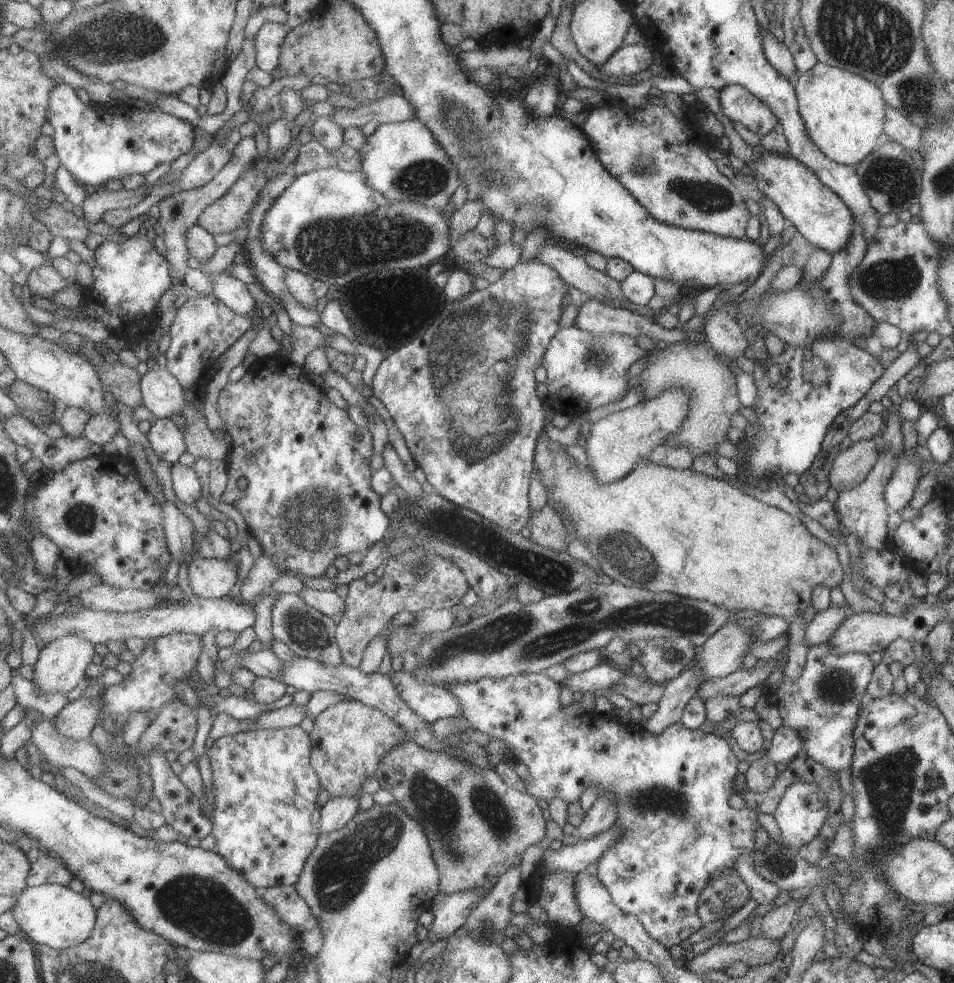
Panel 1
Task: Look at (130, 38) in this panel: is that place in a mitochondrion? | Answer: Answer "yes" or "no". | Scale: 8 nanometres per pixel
yes

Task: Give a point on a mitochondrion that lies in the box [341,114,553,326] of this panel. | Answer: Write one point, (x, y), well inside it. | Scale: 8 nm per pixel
(423, 179)

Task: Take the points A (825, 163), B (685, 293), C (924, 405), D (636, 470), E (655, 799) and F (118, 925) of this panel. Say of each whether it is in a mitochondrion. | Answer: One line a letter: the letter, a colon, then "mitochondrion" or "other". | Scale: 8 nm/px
A: other
B: other
C: other
D: other
E: mitochondrion
F: other

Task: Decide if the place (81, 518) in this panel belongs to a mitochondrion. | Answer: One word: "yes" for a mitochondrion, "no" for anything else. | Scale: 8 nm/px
yes

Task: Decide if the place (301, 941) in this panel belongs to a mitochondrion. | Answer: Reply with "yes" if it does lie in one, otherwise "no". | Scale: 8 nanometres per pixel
no

